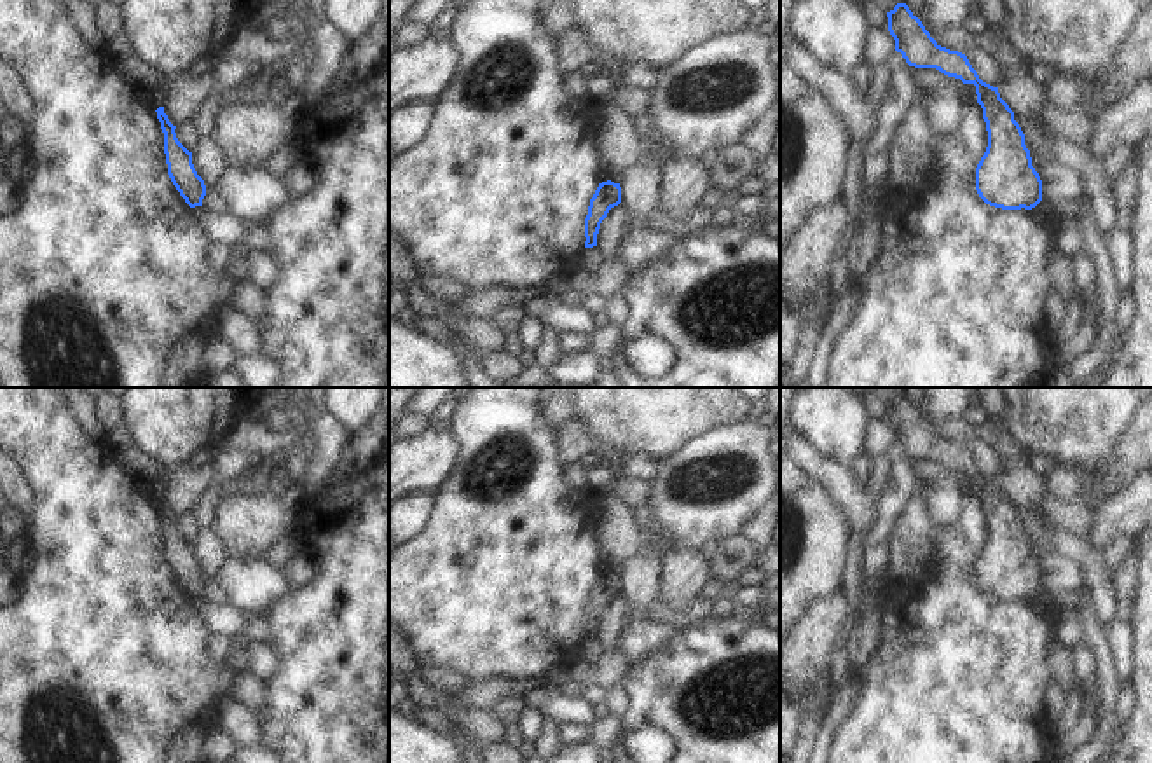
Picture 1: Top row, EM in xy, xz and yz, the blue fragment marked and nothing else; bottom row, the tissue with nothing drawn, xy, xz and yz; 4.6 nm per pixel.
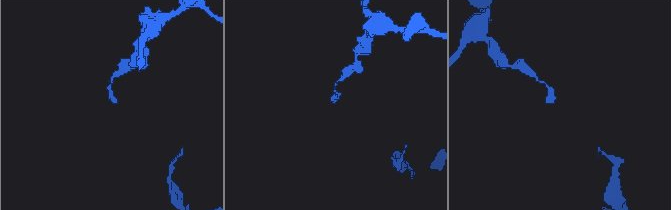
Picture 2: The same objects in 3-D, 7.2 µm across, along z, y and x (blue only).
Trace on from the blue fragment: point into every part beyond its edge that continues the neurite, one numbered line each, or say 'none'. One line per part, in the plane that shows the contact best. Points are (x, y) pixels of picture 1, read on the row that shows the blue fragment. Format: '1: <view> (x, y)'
none

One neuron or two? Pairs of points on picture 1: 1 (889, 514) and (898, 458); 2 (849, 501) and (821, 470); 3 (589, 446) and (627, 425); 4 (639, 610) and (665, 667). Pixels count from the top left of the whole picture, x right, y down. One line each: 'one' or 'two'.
1: one
2: one
3: two
4: two

